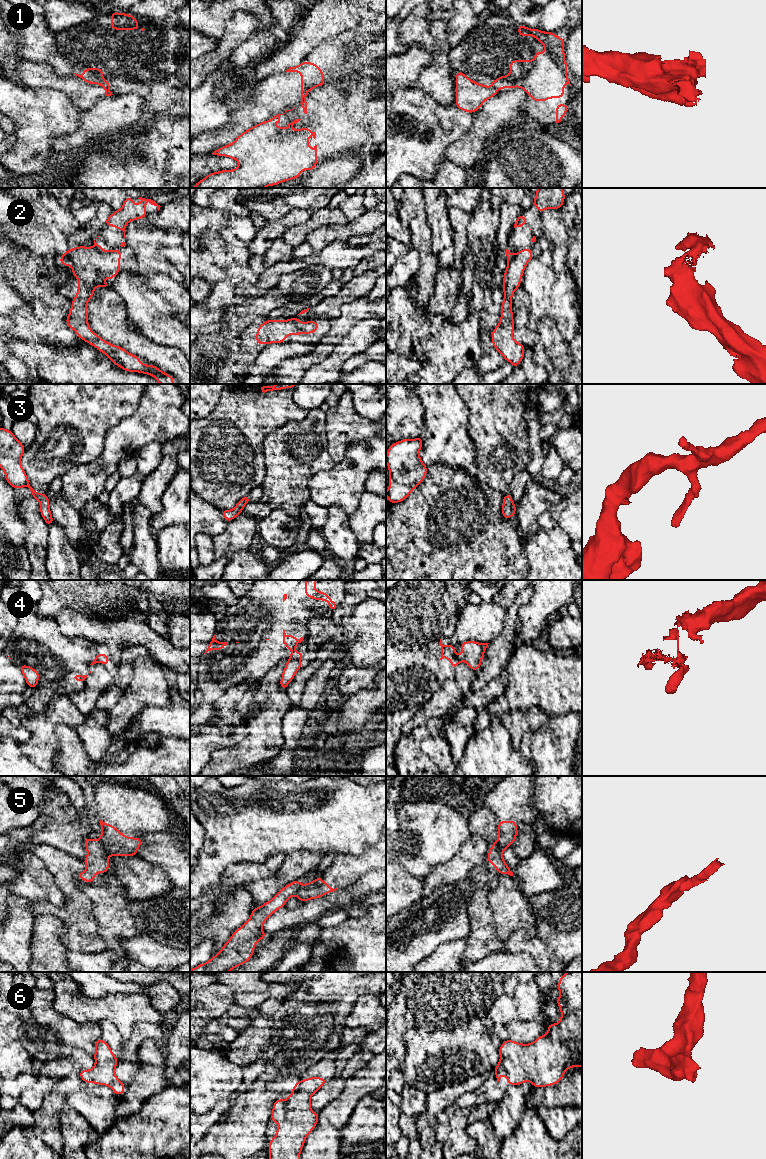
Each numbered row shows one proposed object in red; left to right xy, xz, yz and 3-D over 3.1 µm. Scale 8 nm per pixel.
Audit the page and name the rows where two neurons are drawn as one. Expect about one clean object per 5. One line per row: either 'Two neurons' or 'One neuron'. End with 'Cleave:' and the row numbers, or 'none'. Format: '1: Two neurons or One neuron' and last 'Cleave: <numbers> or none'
1: Two neurons
2: Two neurons
3: One neuron
4: Two neurons
5: Two neurons
6: One neuron
Cleave: 1, 2, 4, 5

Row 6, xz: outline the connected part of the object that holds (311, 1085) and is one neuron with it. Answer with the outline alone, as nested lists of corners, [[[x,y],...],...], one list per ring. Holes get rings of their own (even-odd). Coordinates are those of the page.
[[[321,1077],[299,1080],[285,1101],[274,1102],[270,1121],[279,1124],[269,1142],[269,1159],[300,1159],[305,1140],[318,1123],[319,1113],[311,1110],[311,1097],[327,1081]]]

